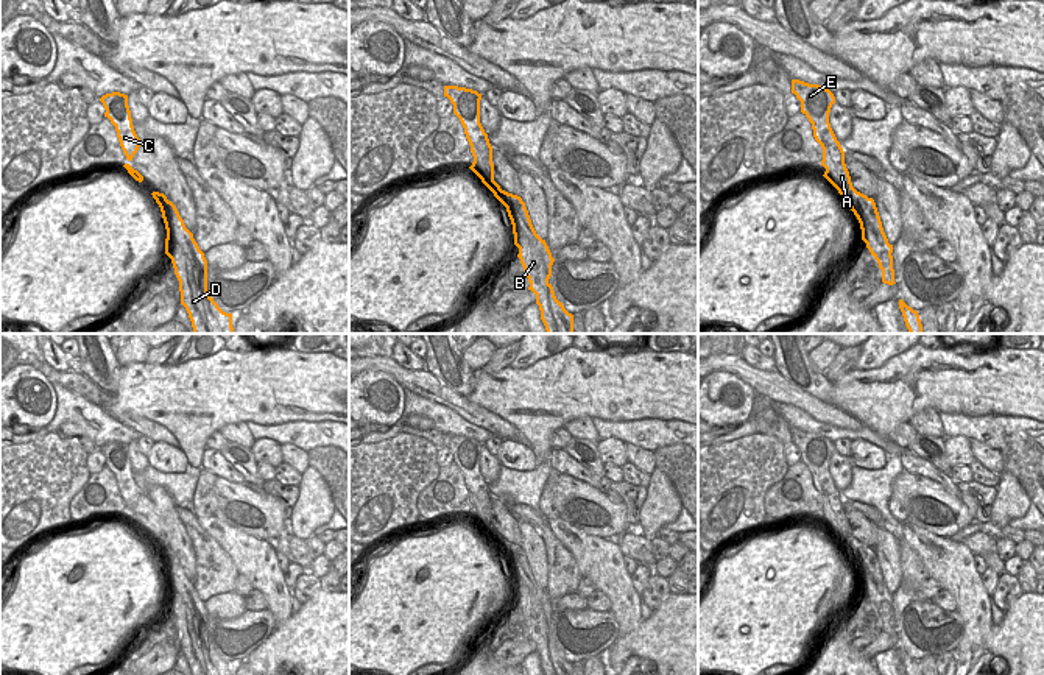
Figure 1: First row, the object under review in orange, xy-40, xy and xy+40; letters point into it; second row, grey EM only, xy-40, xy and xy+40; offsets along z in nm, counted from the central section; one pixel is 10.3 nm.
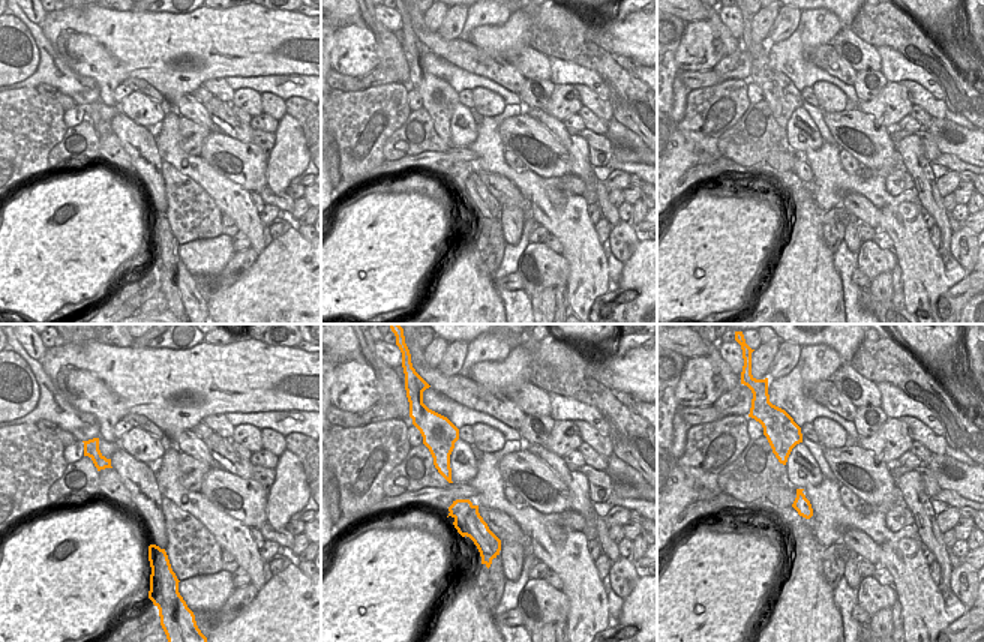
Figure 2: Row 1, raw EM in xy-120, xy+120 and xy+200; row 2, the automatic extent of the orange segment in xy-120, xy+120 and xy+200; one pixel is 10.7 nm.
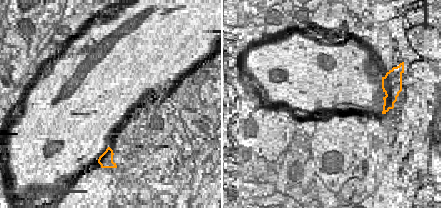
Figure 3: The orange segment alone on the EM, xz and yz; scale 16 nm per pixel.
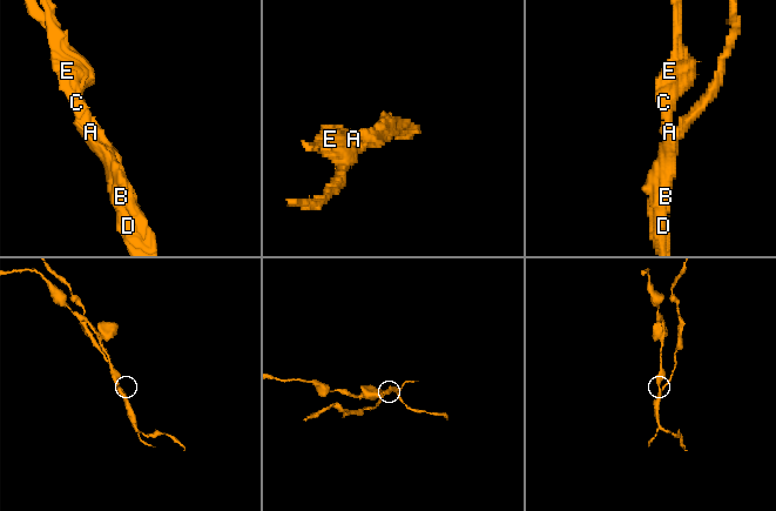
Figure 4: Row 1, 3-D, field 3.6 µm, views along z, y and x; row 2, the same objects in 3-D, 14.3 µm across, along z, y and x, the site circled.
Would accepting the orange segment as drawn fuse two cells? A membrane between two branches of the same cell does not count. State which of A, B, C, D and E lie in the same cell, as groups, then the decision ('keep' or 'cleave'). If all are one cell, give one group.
A C E / B D | cleave

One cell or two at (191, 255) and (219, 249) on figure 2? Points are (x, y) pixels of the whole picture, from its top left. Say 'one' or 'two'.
one

